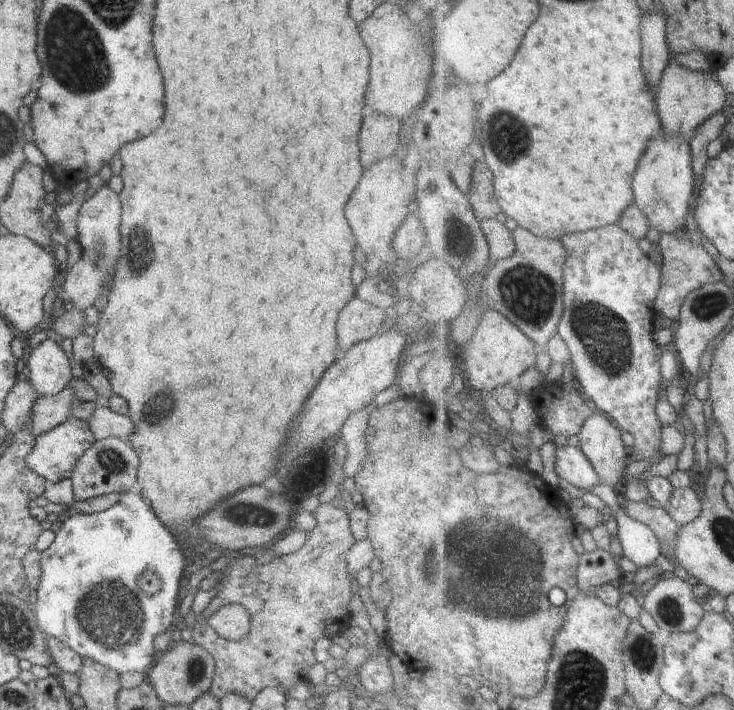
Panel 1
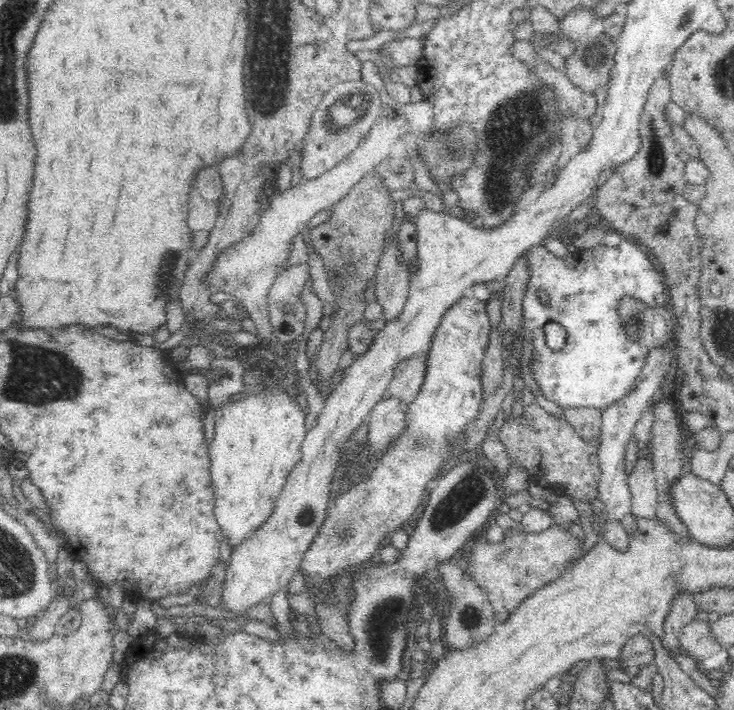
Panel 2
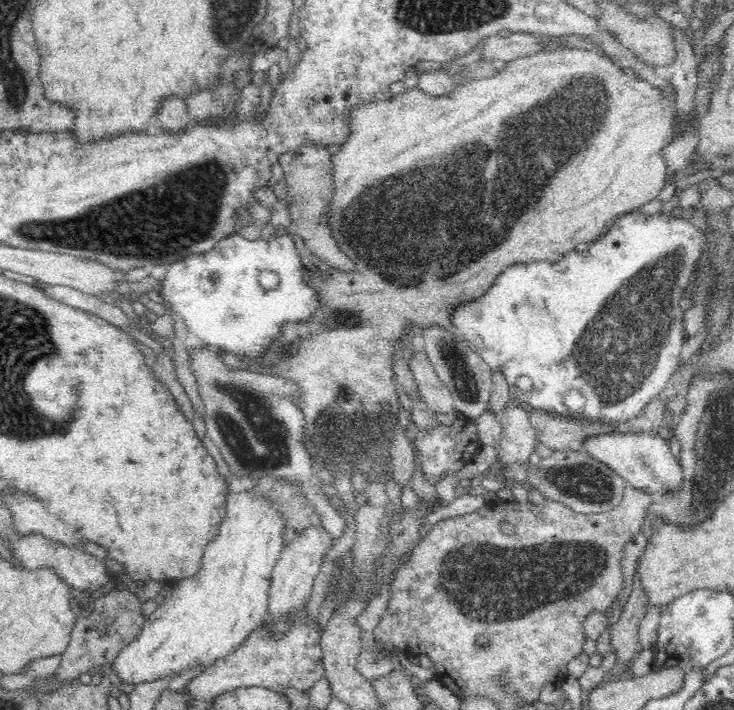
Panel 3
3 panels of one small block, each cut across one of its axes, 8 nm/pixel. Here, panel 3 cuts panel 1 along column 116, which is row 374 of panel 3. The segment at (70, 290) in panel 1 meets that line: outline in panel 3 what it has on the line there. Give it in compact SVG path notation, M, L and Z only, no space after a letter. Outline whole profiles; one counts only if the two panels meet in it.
M205 346L189 348L189 356L191 372L206 404L208 438L218 446L229 472L255 481L267 476L291 482L305 494L320 516L321 526L332 538L342 536L347 523L324 493L323 483L316 476L312 459L304 444L306 421L299 407L301 388L286 378L278 380L260 372L228 366L218 358L218 354L208 352Z

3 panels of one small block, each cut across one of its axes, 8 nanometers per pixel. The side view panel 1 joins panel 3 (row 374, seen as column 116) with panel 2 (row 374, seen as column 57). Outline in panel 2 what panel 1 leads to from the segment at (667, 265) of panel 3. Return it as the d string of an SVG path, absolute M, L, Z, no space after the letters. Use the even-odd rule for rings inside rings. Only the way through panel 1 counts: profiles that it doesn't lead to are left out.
M611 229L603 234L595 247L568 252L564 259L550 253L542 244L528 248L523 254L528 261L530 282L523 298L523 324L518 335L523 341L530 338L534 347L532 360L529 362L532 377L547 400L558 404L562 409L605 409L629 393L640 376L649 354L649 348L642 346L637 340L630 340L624 334L624 324L619 319L621 298L628 295L644 301L650 307L668 306L668 294L661 271L645 248ZM551 322L558 322L567 332L566 344L560 350L552 351L546 346L544 326Z

